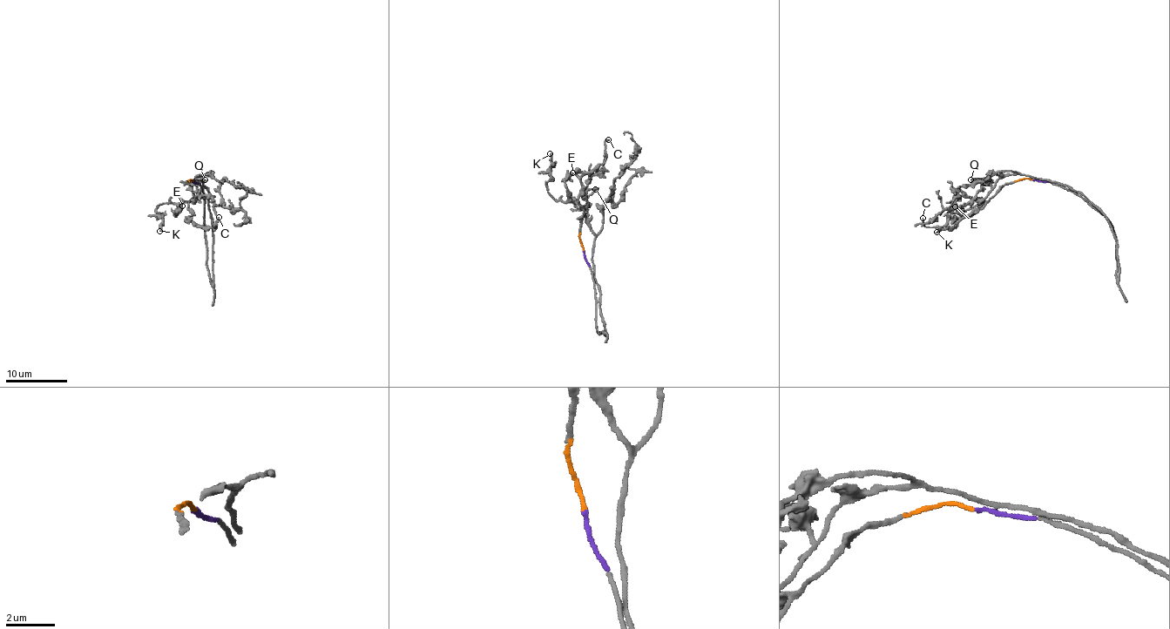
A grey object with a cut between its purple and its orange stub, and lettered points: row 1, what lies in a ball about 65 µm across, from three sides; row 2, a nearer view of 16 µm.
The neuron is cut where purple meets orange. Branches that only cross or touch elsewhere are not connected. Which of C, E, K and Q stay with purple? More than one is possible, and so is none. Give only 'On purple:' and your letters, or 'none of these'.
On purple: Q

